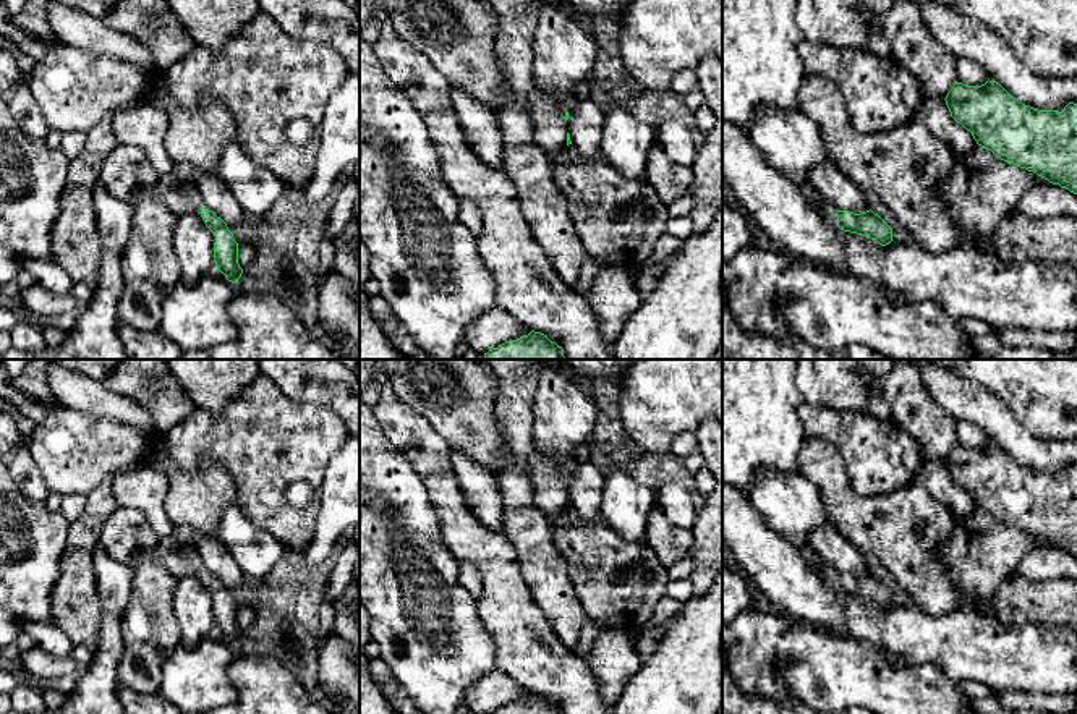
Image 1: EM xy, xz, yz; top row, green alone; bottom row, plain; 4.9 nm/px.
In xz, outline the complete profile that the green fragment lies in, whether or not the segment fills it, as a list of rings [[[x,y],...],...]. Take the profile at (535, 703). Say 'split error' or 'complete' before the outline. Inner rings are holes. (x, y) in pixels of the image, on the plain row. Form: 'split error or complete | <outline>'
complete | [[[531,693],[528,698],[505,704],[489,714],[564,714],[564,711],[551,704],[547,698]]]

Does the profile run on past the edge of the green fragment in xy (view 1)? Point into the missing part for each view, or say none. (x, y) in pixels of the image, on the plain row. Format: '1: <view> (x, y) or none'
1: none

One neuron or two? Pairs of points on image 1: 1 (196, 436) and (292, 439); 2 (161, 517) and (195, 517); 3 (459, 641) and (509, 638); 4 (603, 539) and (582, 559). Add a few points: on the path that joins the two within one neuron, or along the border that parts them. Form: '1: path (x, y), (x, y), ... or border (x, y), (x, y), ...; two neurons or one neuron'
1: path (221, 437), (268, 439); one neuron
2: border (167, 480), (166, 514), (174, 525); two neurons
3: border (475, 606), (476, 616), (494, 643), (496, 669); two neurons
4: path (598, 544), (587, 556); one neuron

